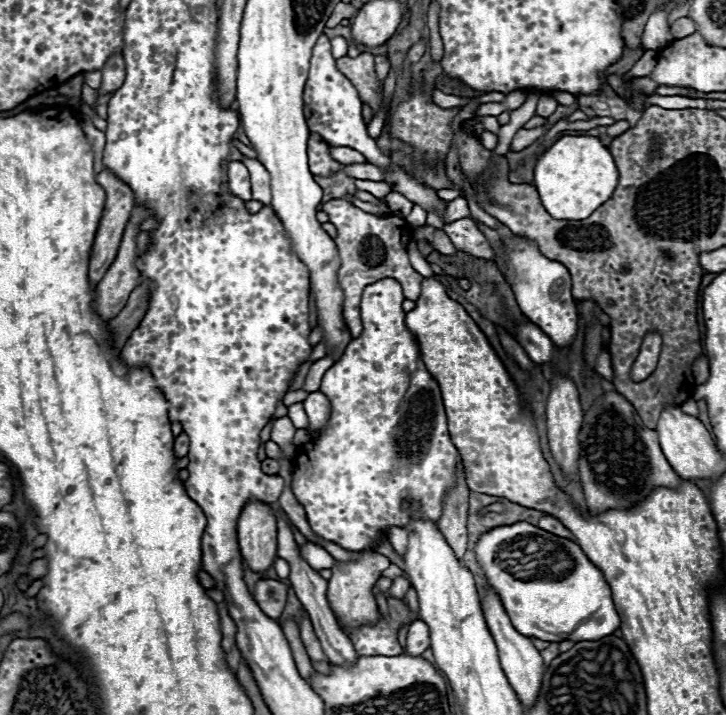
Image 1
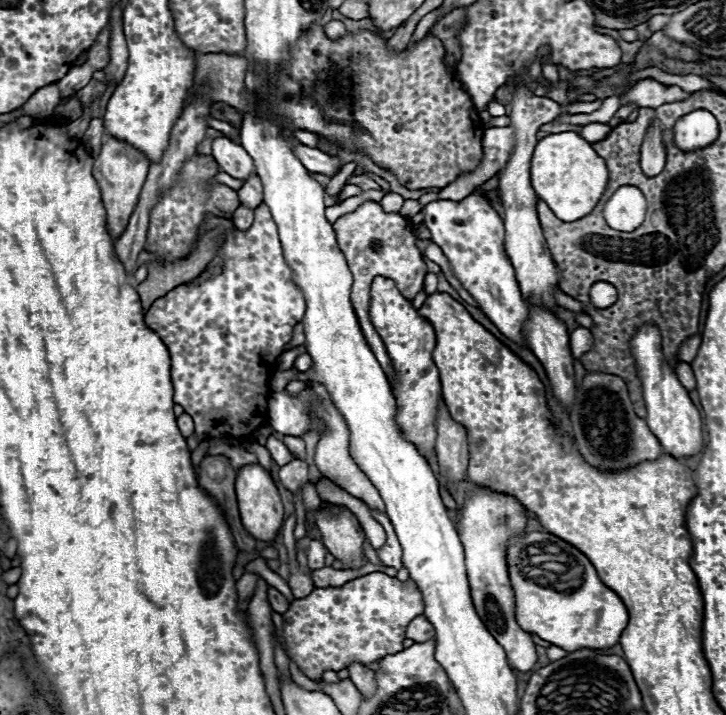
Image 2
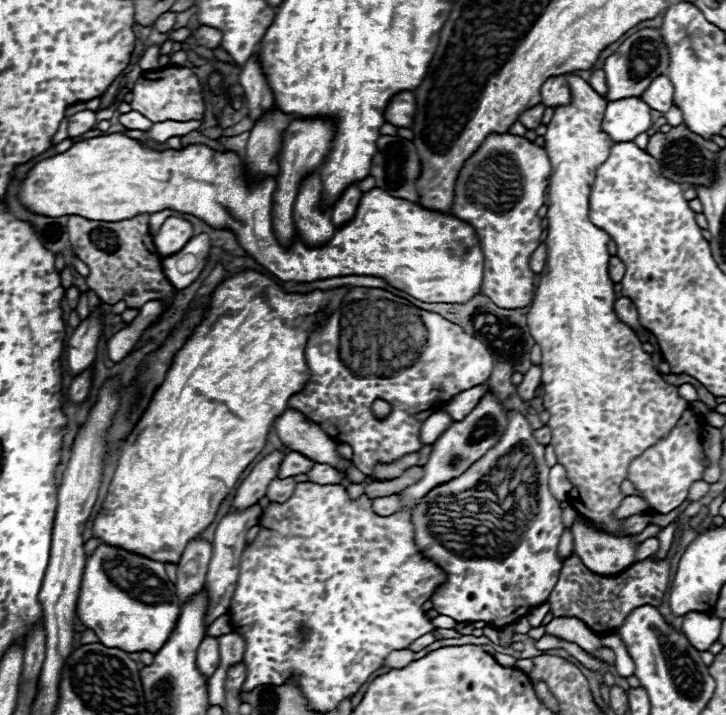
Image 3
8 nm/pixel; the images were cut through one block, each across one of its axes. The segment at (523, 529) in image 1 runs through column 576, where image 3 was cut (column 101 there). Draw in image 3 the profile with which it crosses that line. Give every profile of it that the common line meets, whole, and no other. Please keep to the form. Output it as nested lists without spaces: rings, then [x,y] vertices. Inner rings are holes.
[[[100,544],[86,562],[76,614],[86,628],[96,632],[104,646],[156,654],[176,628],[178,604],[176,586],[168,580],[162,562]]]

